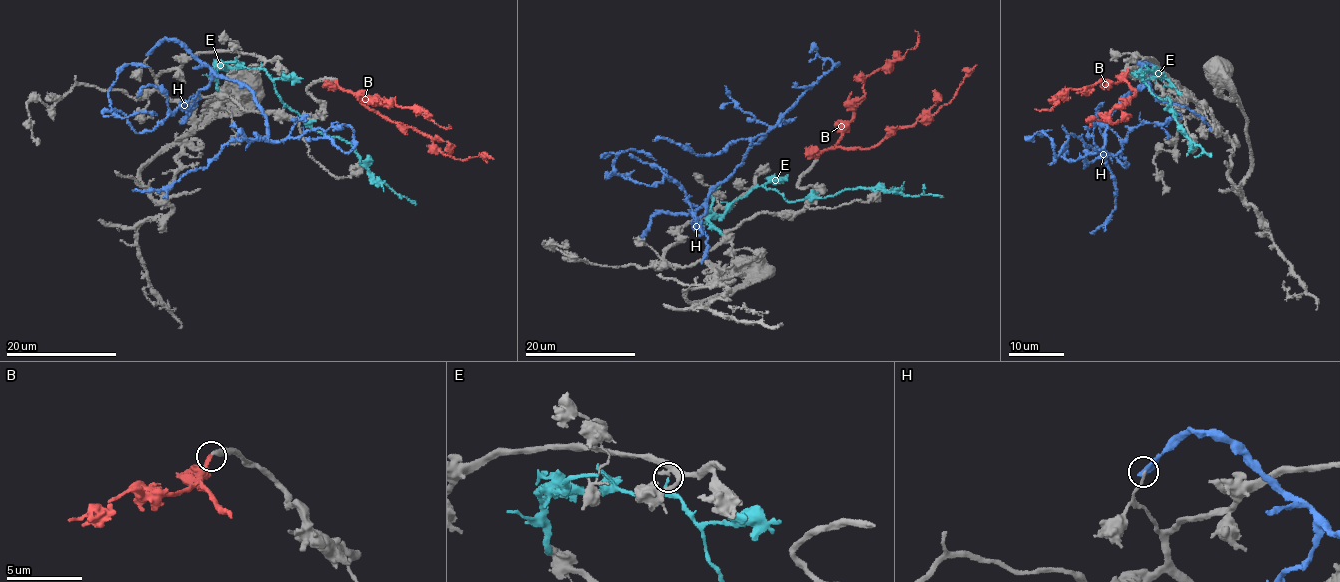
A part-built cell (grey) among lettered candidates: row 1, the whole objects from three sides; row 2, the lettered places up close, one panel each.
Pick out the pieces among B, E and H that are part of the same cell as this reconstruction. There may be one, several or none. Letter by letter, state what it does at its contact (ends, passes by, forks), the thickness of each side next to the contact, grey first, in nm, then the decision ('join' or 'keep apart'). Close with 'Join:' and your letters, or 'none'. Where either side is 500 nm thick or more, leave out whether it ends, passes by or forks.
B: it ends there; 400 nm thick on the grey side, 360 nm on the other; join
E: it ends there; 320 nm thick on the grey side, 170 nm on the other; keep apart
H: it ends there; 180 nm thick on the grey side, 440 nm on the other; keep apart
Join: B

